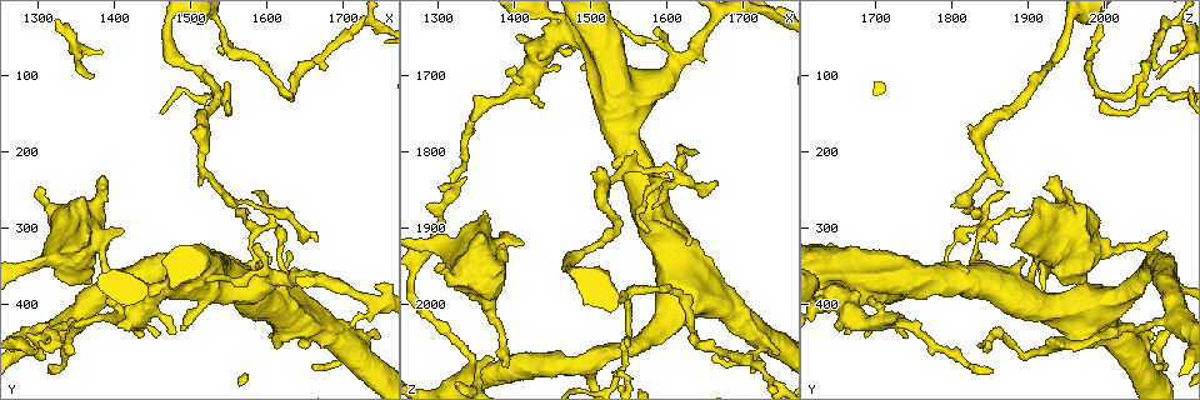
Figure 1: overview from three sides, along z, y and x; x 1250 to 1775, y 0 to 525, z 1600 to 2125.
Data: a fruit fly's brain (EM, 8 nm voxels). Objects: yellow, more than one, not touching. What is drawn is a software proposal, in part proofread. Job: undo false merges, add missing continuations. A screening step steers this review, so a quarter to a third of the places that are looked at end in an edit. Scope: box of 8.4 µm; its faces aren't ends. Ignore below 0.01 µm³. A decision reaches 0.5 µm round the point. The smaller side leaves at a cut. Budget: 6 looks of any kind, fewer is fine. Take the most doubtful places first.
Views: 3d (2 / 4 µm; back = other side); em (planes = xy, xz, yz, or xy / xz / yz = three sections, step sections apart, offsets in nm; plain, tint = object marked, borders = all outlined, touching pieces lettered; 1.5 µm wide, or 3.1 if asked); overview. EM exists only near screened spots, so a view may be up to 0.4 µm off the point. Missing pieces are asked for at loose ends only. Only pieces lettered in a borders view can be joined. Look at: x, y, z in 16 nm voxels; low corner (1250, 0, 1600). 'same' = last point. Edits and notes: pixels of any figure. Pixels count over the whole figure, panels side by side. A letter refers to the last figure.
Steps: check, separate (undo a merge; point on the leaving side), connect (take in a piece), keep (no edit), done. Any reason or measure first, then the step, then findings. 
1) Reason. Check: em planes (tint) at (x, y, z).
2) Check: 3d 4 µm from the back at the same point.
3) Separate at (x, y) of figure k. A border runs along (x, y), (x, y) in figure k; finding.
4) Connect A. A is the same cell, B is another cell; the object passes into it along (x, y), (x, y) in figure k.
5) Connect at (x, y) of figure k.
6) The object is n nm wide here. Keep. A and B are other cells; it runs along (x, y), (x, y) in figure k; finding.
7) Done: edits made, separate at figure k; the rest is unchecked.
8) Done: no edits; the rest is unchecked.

Thick turns thin. Check: 3d 4 µm at (1580, 350, 1830).

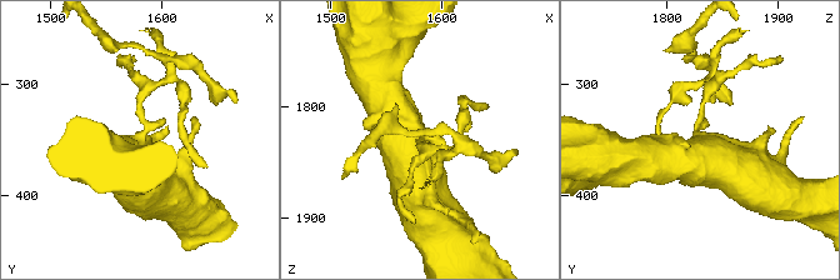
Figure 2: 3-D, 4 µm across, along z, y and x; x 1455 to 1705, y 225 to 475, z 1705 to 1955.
Now the EM. Check: em planes (borders) at (1582, 348, 1828).

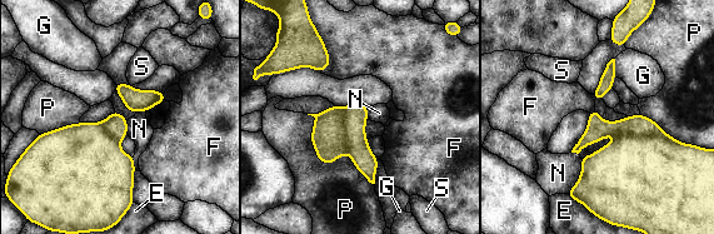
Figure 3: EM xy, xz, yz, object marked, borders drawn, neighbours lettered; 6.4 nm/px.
The longest contact is with P, 600 nm. Separate at (638, 125) of figure 3. E, F, G, N, P and S are other cells; two cells meet here.

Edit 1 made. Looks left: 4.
Thin end. Check: em planes (borders) at (1300, 245, 1945).

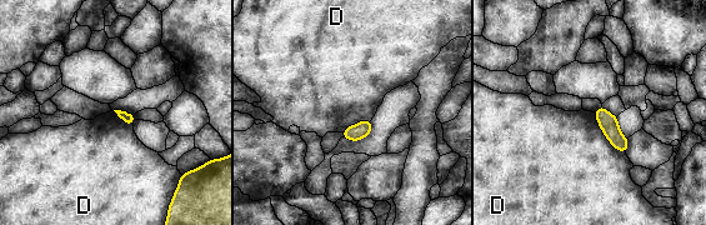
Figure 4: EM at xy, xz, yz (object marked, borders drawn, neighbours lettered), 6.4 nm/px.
Keep. D is another cell; a border runs along (592, 113), (605, 138), (625, 154) in figure 4; none of them fits.

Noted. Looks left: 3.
Thin end. Check: em xz step 4 (borders) at (1555, 70, 1985).

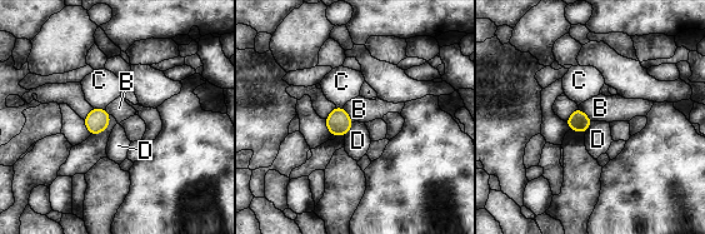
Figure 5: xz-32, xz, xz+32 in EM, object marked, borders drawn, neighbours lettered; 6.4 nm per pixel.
The object is 140 nm wide here; the longest contact is with B, 130 nm. Keep. B, C and D are other cells; none of them fits.

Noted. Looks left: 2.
Done: edits made, separate at figure 3; the rest is unchecked.

